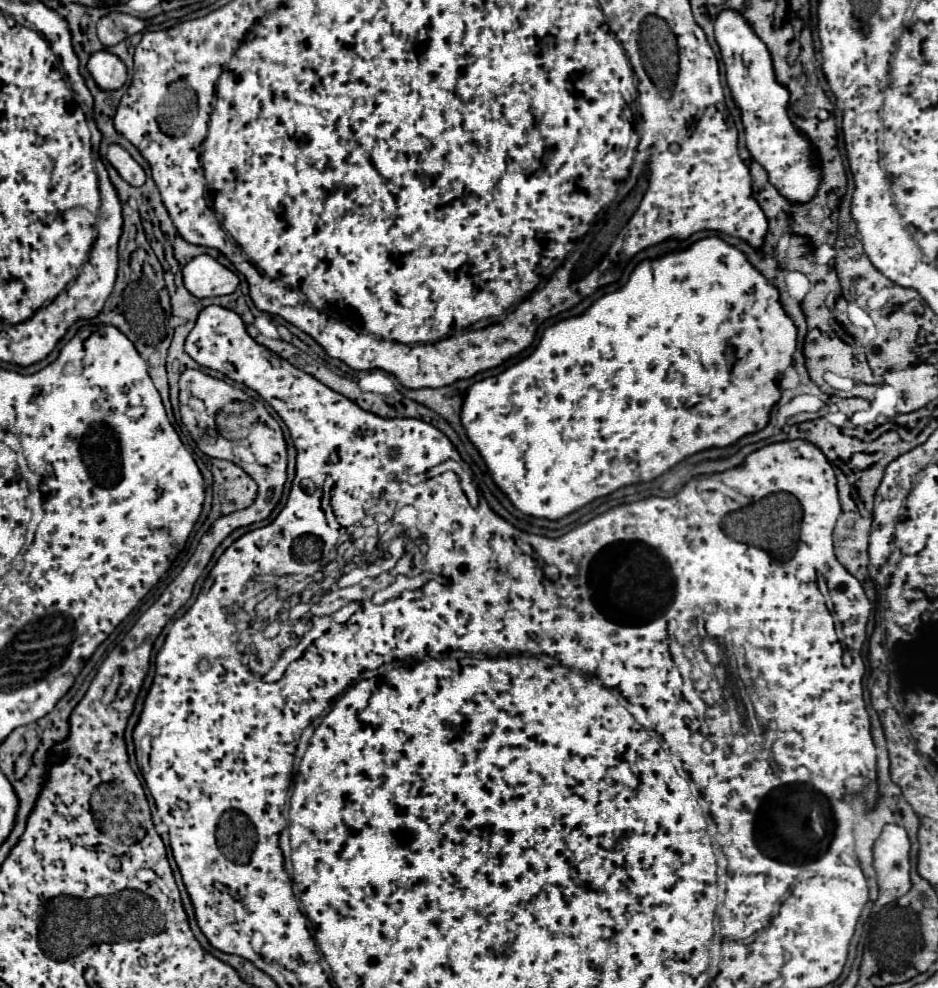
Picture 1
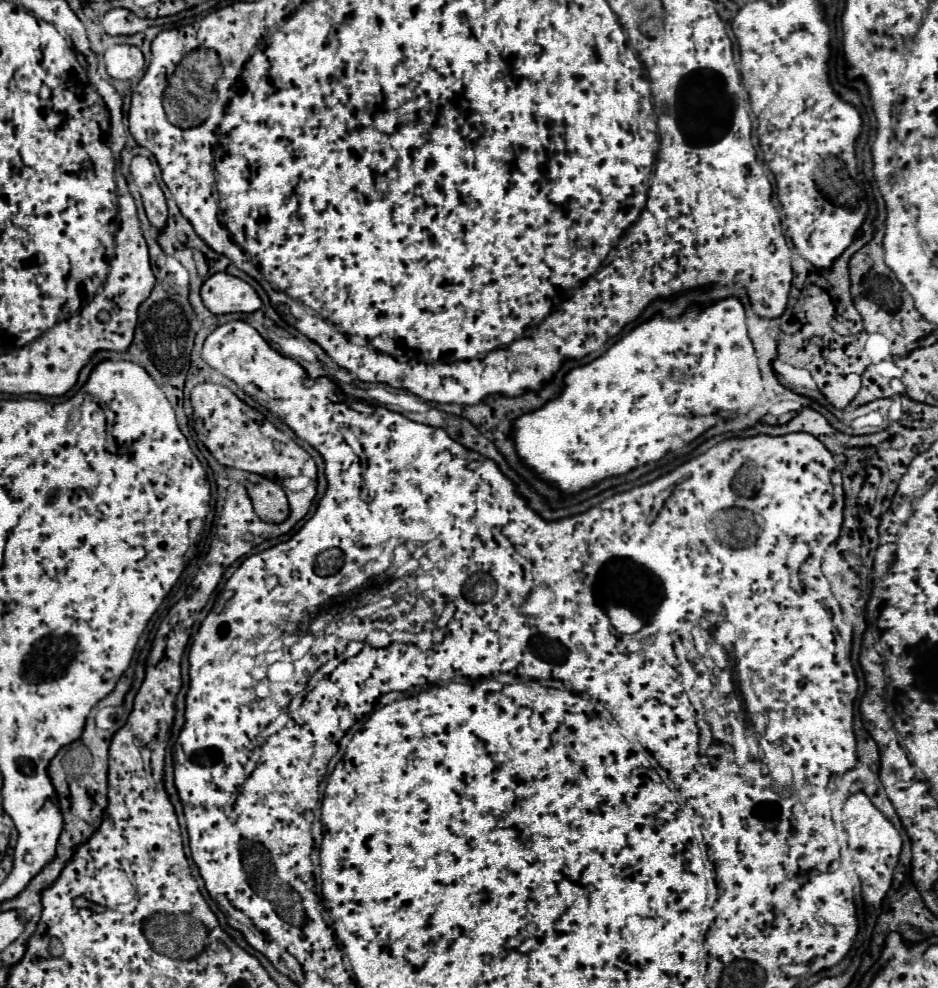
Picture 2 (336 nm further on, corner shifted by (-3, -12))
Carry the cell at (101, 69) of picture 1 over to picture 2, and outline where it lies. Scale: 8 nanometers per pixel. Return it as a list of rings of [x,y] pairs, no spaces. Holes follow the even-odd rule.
[[[112,46],[106,52],[106,70],[114,80],[130,80],[144,68],[144,56],[136,46]]]

